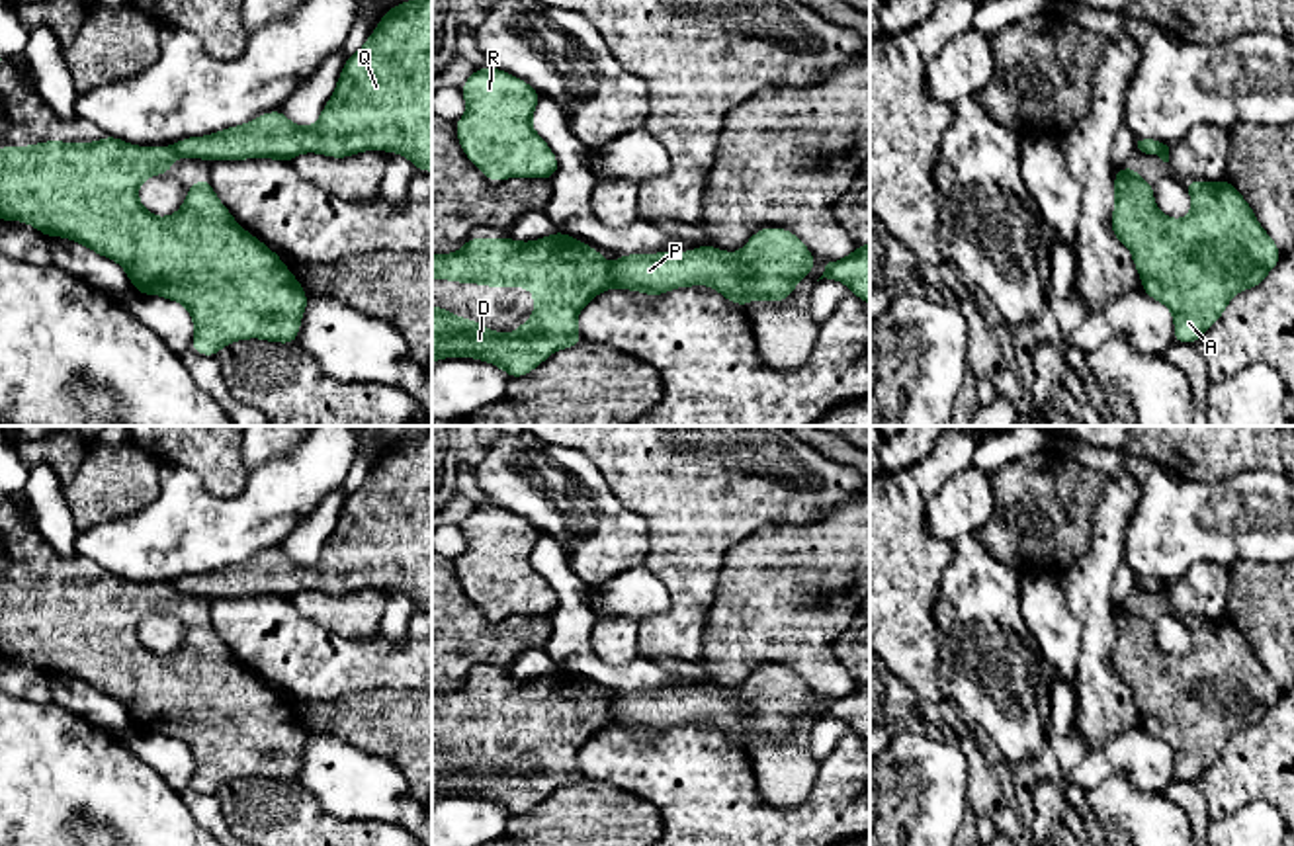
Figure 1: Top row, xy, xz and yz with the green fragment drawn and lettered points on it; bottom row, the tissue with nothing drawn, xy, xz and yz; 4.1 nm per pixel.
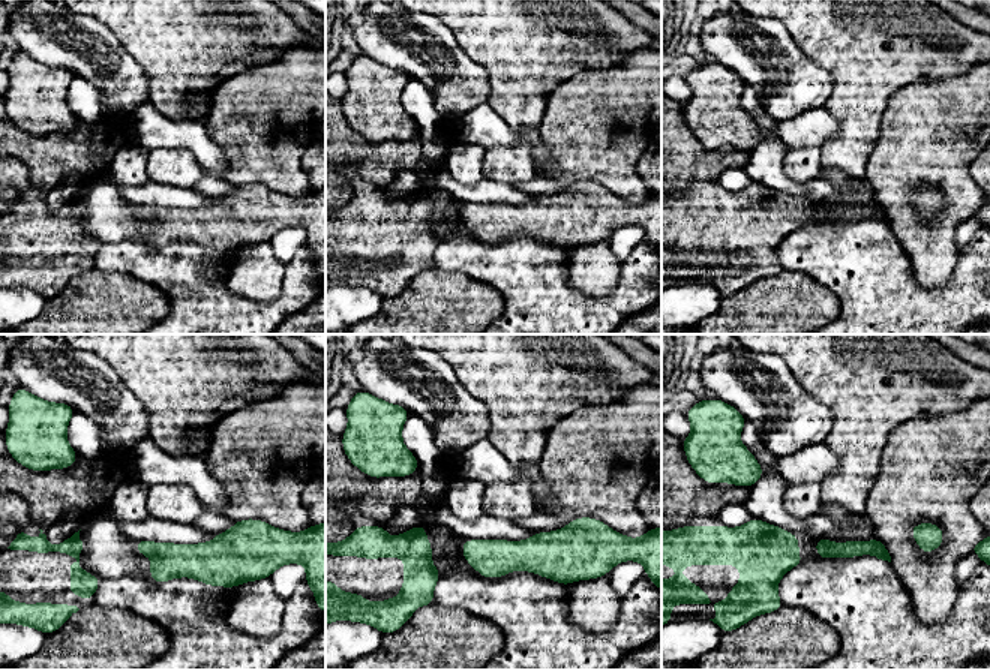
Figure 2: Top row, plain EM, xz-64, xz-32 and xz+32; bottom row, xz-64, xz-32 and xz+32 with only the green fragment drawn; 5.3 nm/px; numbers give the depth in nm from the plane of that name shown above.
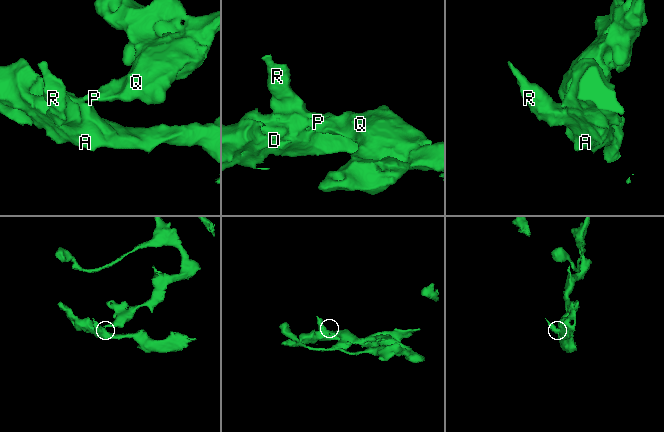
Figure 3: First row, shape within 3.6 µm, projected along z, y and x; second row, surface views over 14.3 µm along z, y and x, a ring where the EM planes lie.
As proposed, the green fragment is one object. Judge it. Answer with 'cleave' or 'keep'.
cleave

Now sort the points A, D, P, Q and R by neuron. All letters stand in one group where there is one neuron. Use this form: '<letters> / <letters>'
A D R / P Q

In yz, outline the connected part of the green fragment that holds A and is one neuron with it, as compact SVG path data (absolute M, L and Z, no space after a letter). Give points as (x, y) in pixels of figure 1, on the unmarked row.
M1134 604L1114 608L1110 664L1114 676L1130 686L1143 731L1171 748L1173 780L1194 782L1220 758L1235 731L1265 719L1267 711L1278 703L1282 690L1228 615L1186 617L1185 625L1192 639L1190 653L1171 656L1157 647L1153 623Z

